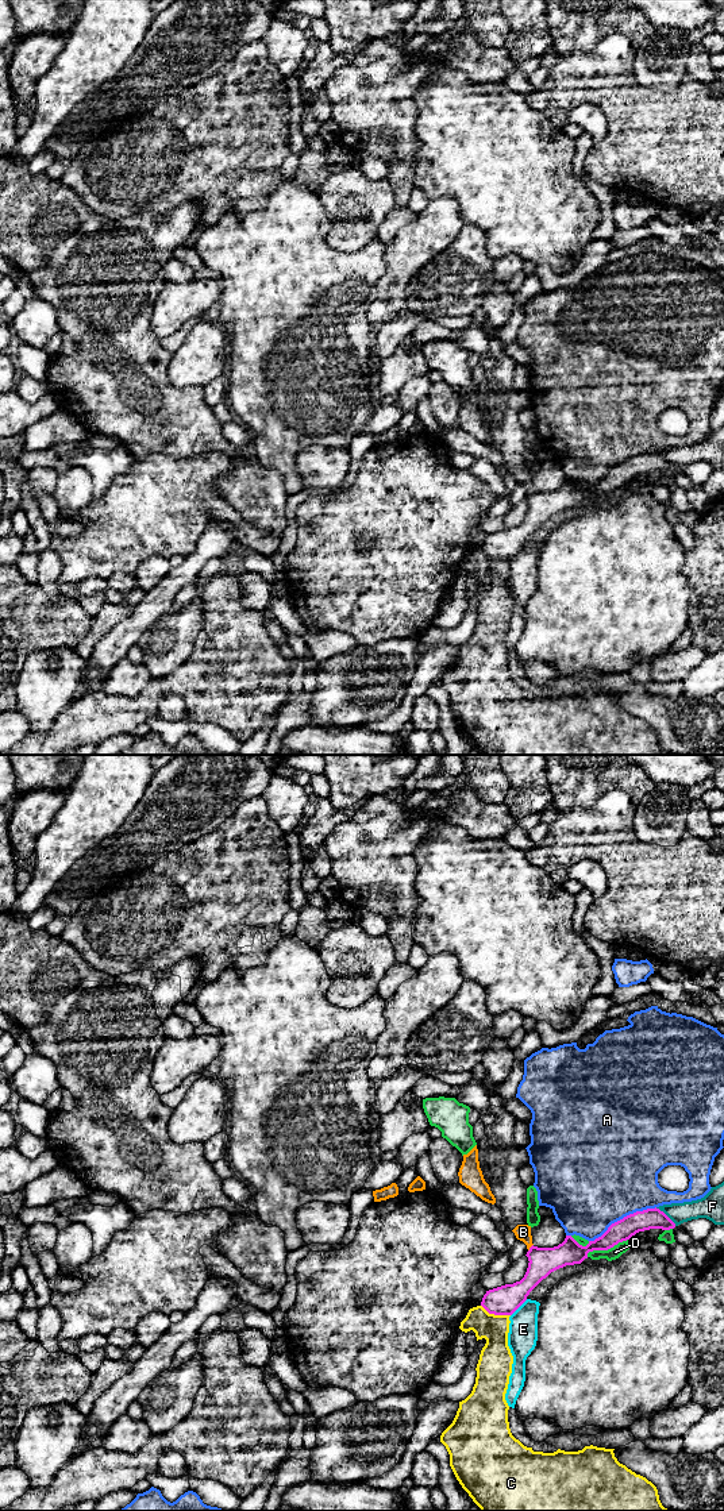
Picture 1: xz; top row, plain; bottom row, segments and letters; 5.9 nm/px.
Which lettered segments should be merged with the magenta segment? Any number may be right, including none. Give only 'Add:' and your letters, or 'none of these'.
Add: B

